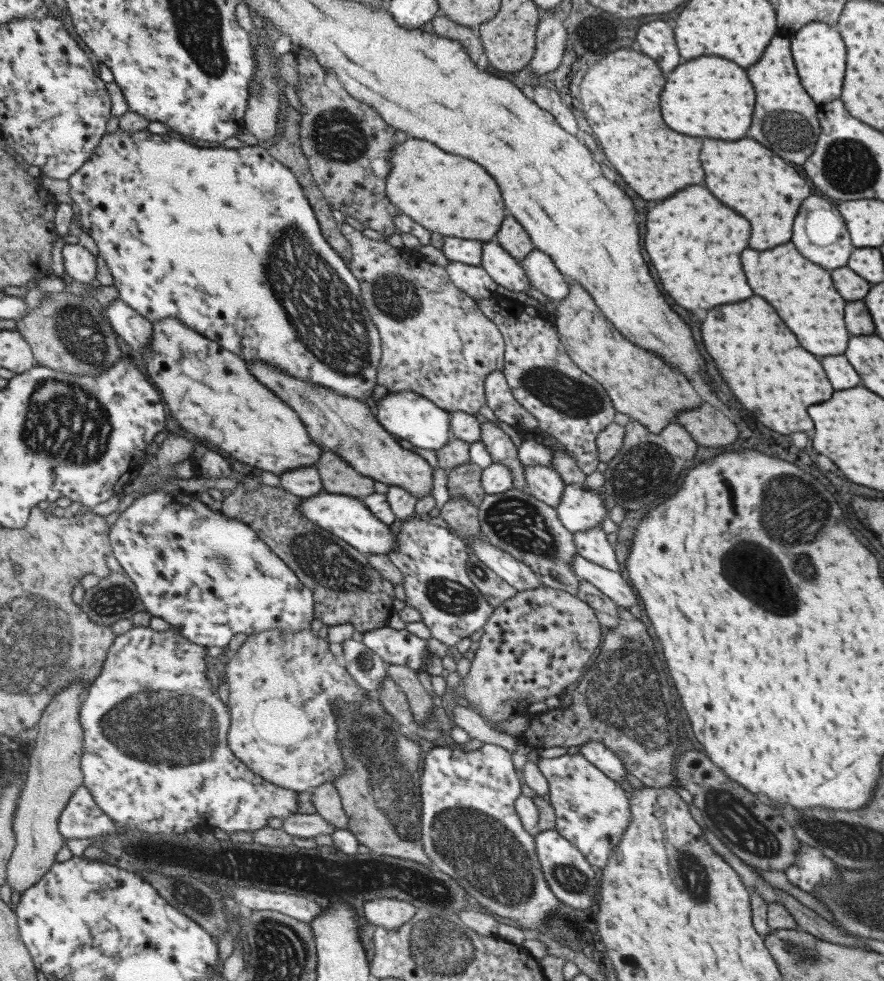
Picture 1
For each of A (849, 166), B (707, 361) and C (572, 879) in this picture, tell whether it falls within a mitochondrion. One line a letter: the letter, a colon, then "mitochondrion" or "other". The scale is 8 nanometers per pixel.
A: mitochondrion
B: other
C: mitochondrion

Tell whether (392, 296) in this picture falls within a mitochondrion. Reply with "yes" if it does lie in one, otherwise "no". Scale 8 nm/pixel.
yes

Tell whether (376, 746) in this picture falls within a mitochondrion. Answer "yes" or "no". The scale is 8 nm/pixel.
yes

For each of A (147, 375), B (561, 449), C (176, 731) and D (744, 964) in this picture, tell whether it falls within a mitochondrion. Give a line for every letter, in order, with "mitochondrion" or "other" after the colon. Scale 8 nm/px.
A: other
B: other
C: mitochondrion
D: other

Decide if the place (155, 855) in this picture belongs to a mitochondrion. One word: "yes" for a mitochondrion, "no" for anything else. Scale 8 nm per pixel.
yes

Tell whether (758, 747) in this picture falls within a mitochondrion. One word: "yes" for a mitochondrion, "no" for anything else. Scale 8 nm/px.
no

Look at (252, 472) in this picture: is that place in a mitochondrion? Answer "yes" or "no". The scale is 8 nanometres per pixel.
no

